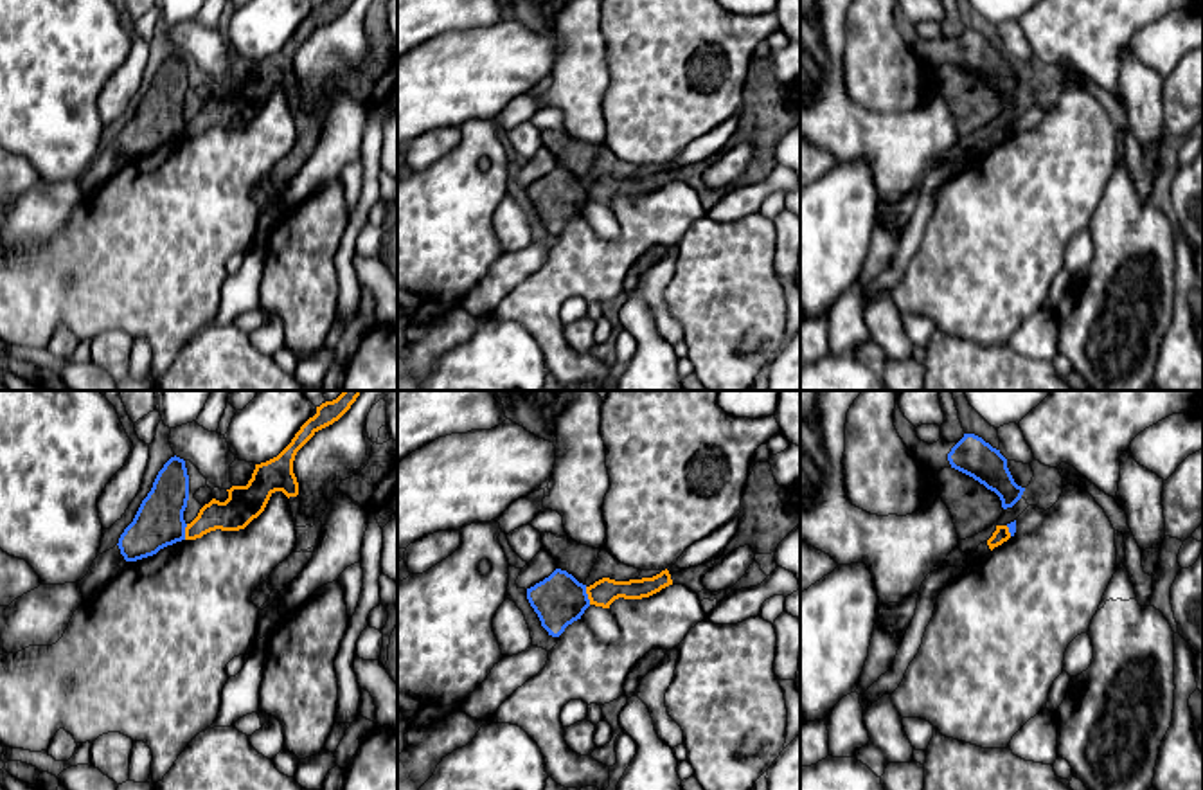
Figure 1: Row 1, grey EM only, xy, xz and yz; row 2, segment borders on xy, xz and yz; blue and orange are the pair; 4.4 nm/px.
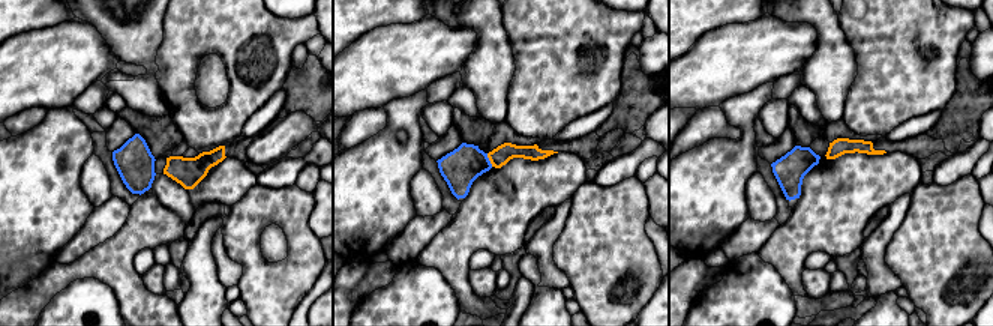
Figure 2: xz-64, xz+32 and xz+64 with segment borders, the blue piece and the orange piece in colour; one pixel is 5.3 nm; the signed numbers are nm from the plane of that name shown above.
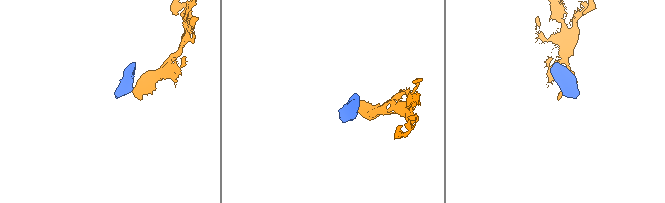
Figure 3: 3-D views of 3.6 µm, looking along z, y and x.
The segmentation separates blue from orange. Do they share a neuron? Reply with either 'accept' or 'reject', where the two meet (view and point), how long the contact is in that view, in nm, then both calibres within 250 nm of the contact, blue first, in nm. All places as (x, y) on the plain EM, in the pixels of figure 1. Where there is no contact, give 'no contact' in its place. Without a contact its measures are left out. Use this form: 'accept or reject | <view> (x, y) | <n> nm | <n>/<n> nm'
reject | xz (587, 193) | 80 nm | 240/120 nm

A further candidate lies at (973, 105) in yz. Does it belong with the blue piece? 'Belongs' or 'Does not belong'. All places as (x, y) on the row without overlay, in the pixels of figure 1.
Does not belong

